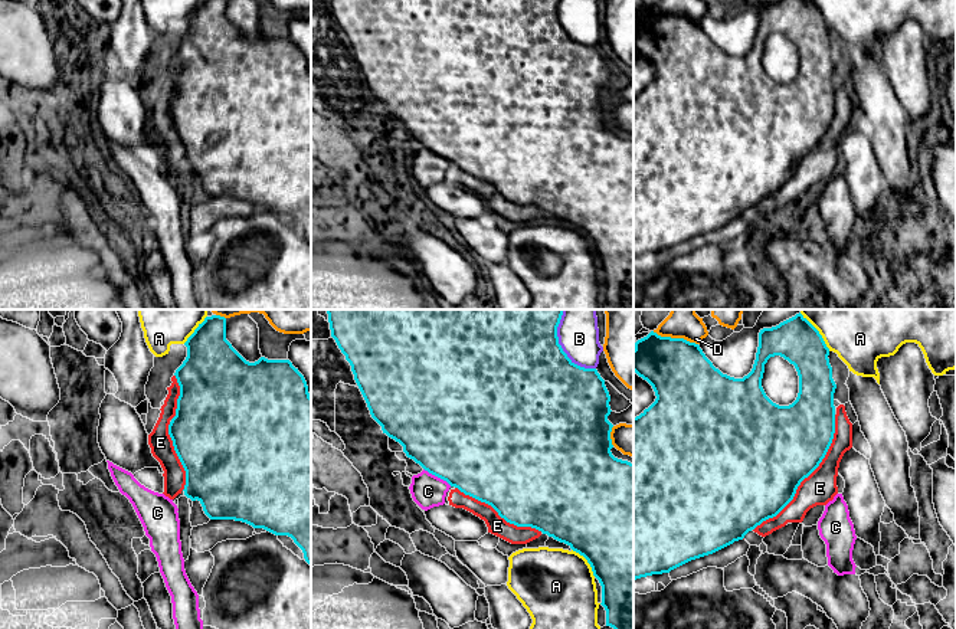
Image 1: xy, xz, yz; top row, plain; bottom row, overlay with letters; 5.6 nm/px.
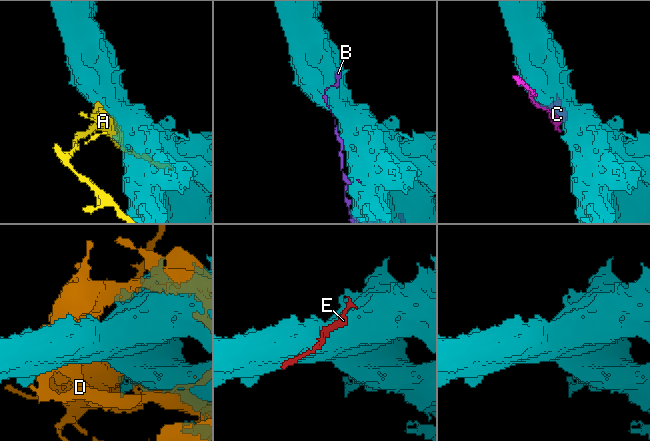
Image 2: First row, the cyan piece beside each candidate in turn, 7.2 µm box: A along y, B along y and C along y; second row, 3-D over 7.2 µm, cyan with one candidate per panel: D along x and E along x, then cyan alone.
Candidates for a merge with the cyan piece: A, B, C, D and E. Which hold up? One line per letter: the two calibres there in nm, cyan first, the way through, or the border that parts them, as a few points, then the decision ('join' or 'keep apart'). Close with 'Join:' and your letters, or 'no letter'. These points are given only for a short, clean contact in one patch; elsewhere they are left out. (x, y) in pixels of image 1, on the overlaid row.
A: 500/420 nm | keep apart
B: 500/220 nm | keep apart
C: 500/190 nm | keep apart
D: 360/180 nm | keep apart
E: 480/180 nm | keep apart
Join: no letter

